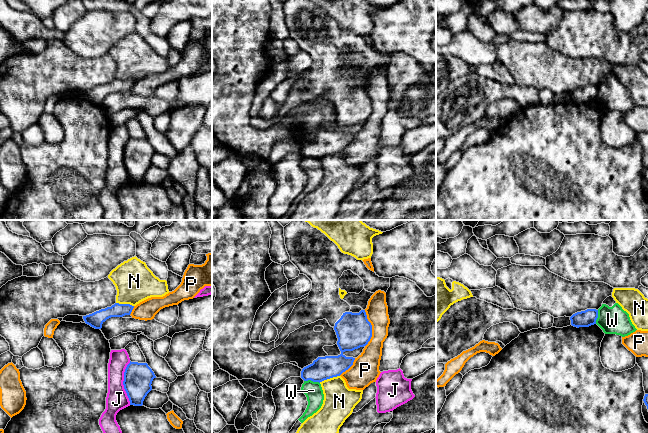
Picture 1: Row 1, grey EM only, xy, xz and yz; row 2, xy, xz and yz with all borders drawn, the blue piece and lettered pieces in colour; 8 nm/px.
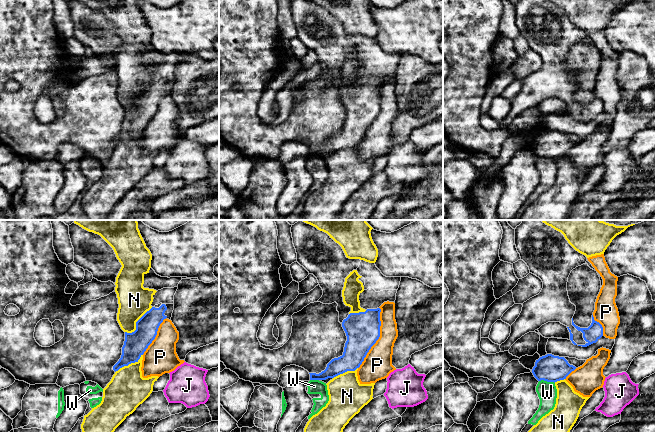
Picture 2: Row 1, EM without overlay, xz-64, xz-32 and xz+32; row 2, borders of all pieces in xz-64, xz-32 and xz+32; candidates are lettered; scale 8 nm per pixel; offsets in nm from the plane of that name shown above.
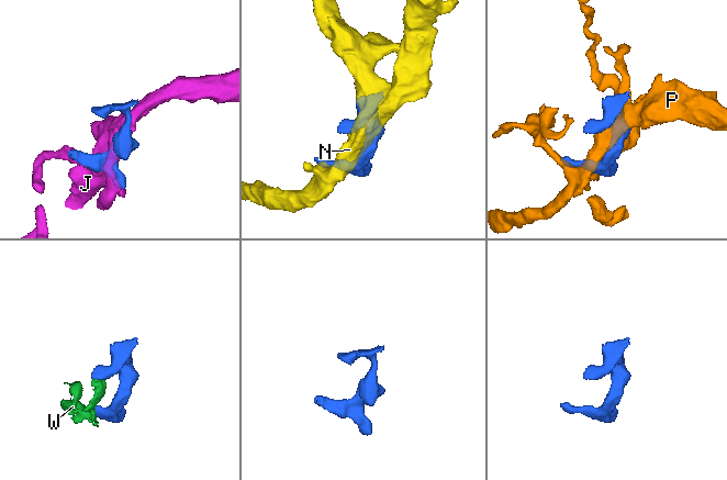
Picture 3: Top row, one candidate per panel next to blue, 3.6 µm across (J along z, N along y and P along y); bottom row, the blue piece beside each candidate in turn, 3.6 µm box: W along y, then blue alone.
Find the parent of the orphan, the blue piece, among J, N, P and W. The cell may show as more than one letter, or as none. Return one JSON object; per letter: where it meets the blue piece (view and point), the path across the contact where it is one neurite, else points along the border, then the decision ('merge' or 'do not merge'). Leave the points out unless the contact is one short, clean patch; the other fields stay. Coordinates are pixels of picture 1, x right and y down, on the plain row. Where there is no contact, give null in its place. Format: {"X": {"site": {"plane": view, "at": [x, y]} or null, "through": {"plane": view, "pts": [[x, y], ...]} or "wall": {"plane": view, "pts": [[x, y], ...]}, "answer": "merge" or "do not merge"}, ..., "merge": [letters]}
{"J": {"site": {"plane": "xy", "at": [123, 159]}, "answer": "do not merge"}, "N": {"site": {"plane": "xz", "at": [329, 154]}, "answer": "do not merge"}, "P": {"site": {"plane": "xz", "at": [371, 104]}, "answer": "do not merge"}, "W": {"site": {"plane": "xz", "at": [312, 156]}, "wall": {"plane": "xz", "pts": [[304, 156], [312, 156], [319, 159]]}, "answer": "do not merge"}, "merge": []}

